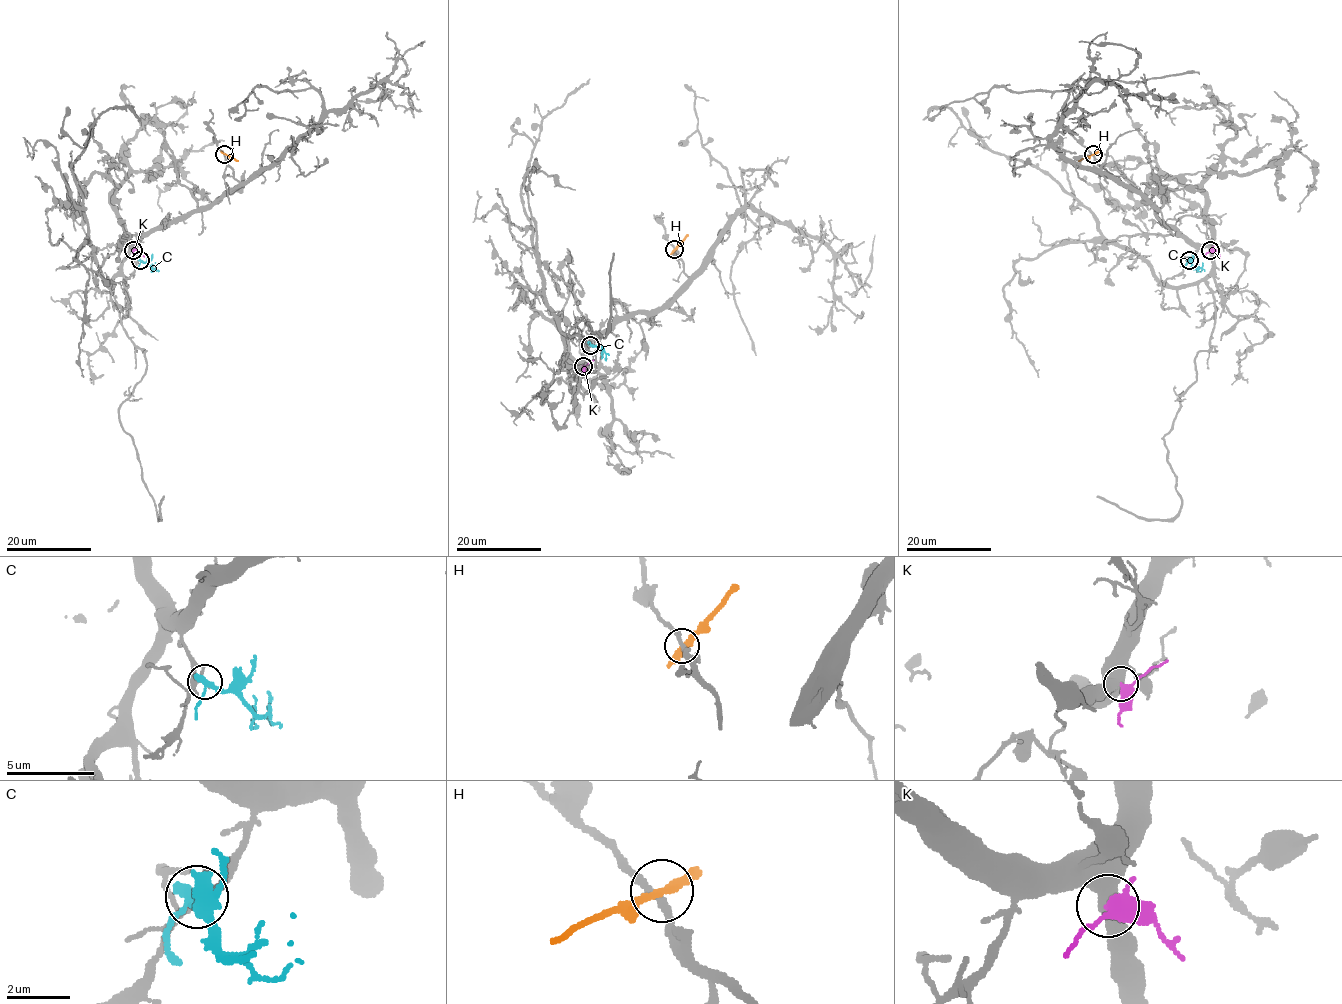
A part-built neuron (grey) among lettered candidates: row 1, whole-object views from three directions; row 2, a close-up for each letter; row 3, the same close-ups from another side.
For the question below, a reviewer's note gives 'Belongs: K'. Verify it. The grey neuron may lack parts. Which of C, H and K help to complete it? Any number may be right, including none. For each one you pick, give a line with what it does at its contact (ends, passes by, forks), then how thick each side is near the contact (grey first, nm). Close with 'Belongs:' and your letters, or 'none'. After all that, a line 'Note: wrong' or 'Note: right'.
K: it passes by; calibres 500 and 400 nm
Belongs: K
Note: right

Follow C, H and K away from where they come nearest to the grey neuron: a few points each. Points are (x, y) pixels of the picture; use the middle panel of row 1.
C: (590, 346), (597, 346), (605, 358)
H: (674, 249), (688, 234)
K: (582, 366), (594, 359)

